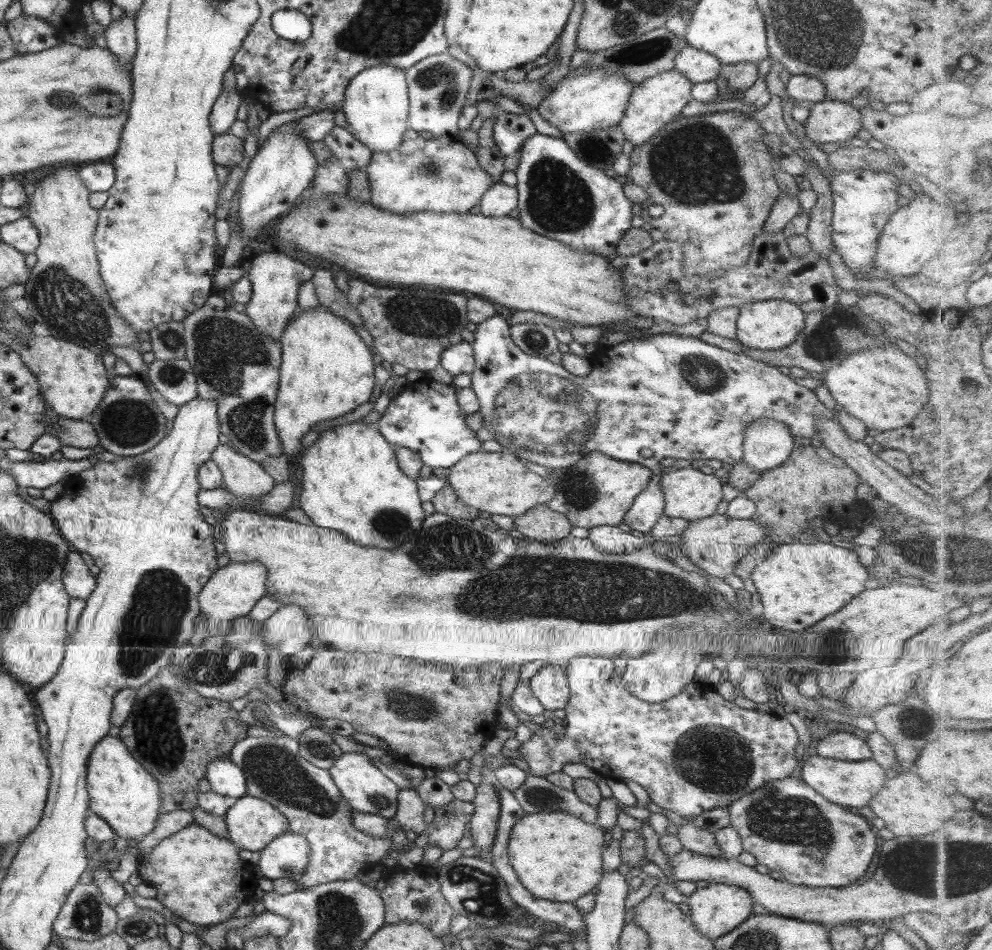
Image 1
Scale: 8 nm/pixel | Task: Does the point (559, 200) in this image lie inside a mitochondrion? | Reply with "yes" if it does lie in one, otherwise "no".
yes

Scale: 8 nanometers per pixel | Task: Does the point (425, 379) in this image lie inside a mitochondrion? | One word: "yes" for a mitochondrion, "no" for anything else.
no

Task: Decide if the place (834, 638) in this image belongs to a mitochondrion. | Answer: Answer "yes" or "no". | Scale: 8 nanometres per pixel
yes

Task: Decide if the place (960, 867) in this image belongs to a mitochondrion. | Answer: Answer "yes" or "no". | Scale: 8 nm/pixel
yes

